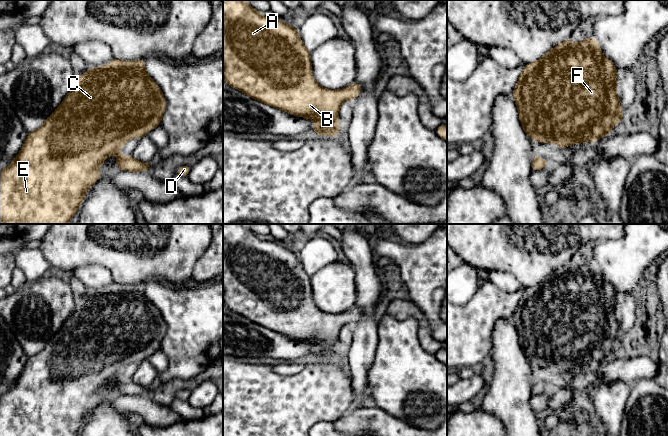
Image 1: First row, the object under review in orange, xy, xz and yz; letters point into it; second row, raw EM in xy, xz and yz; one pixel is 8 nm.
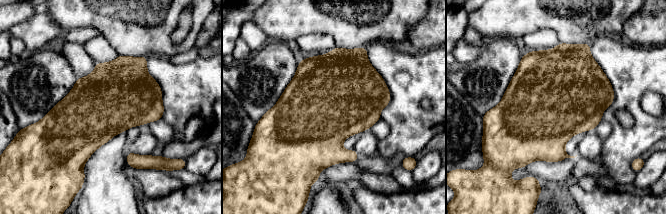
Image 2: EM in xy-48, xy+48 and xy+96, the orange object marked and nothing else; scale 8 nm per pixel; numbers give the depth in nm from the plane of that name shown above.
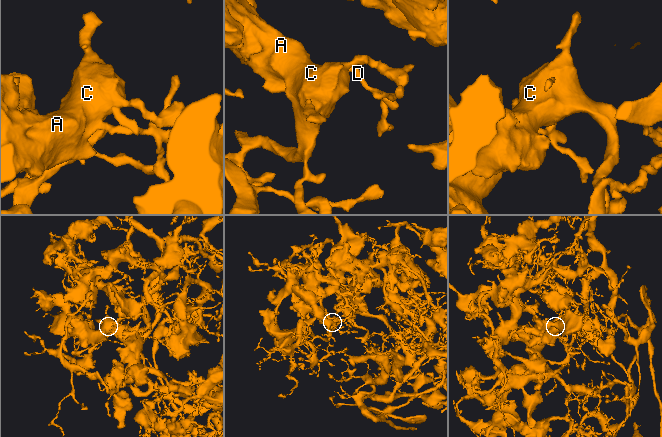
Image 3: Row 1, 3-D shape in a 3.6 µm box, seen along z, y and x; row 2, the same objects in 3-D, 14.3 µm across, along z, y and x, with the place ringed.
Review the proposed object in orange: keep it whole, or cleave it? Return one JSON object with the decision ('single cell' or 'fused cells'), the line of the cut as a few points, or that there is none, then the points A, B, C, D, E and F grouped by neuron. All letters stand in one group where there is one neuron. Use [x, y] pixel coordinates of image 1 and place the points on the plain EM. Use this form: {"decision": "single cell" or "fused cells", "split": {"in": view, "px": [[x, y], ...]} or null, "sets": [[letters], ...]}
{"decision": "single cell", "split": null, "sets": [["A", "B", "C", "D", "E", "F"]]}

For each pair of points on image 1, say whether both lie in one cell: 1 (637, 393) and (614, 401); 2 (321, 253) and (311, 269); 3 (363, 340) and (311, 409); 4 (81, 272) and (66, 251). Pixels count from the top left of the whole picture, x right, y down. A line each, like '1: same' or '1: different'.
1: different
2: same
3: different
4: different

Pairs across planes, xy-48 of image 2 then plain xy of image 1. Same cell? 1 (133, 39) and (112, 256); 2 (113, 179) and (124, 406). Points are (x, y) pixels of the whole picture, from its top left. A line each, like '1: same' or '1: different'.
1: same
2: different

